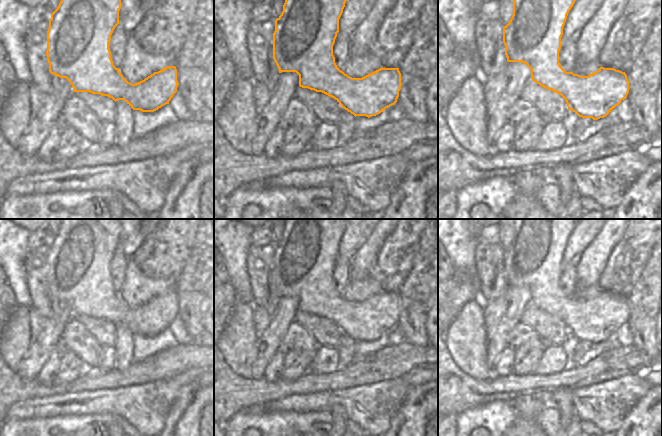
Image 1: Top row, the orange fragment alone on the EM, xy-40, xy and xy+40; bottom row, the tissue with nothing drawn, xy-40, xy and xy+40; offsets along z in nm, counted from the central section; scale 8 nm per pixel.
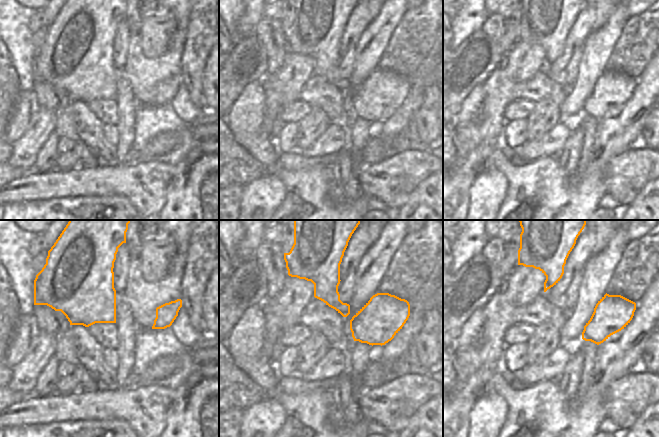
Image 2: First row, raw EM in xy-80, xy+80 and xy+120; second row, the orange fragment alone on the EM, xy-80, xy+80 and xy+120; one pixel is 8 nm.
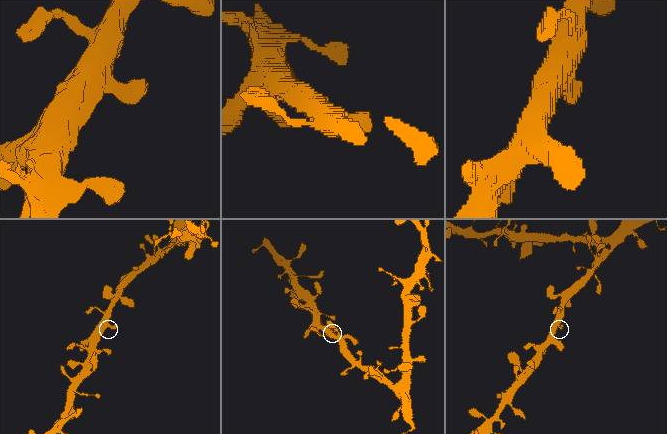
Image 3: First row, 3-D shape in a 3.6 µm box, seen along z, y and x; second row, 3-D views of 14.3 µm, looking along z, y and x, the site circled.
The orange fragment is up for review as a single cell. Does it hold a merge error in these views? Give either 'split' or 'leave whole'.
leave whole

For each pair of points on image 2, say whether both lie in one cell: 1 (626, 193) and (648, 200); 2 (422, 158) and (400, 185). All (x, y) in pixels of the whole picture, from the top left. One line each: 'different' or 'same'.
1: different
2: same

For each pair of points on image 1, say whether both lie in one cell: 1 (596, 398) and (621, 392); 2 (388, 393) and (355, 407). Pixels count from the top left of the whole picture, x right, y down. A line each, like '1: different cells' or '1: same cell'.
1: same cell
2: same cell

